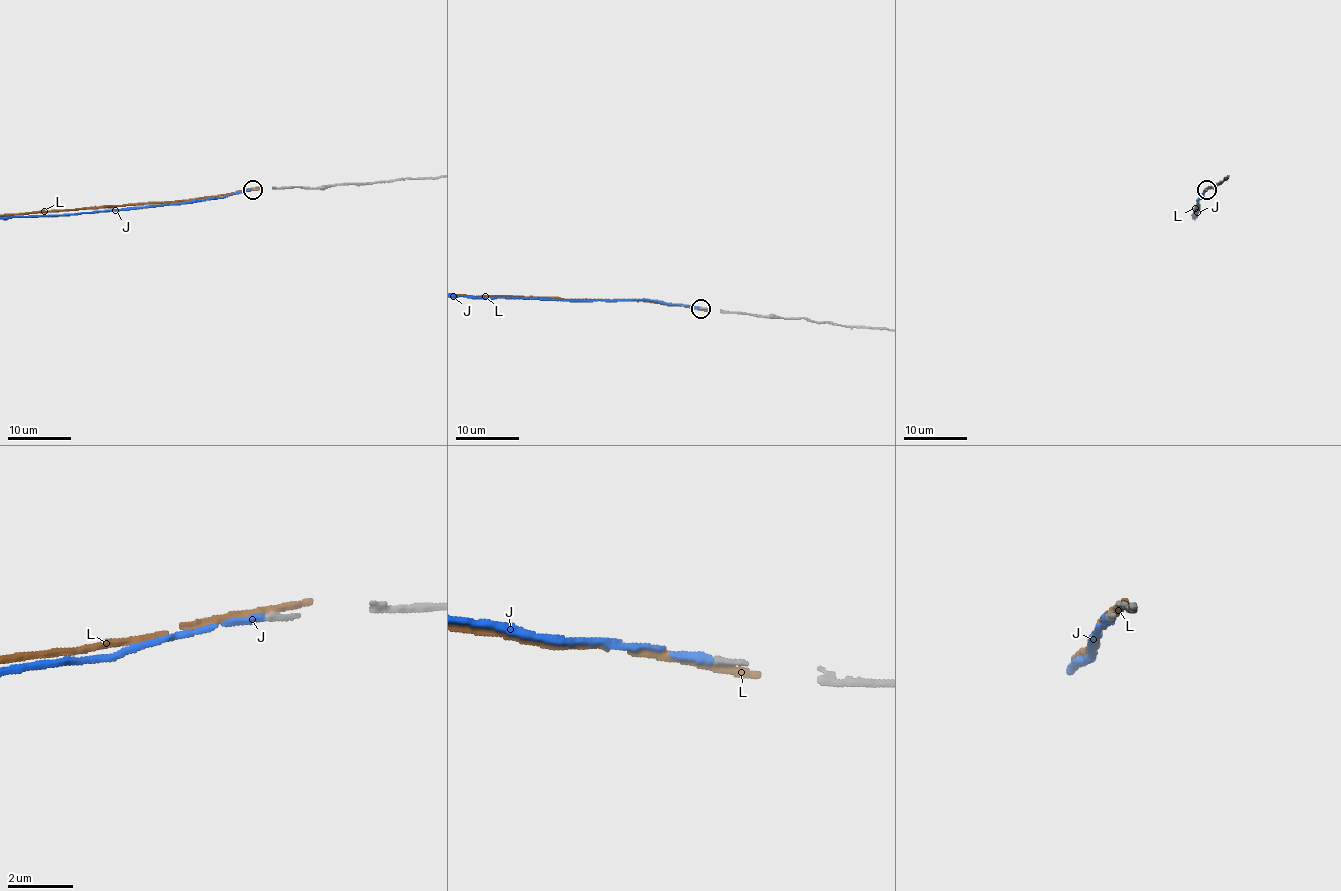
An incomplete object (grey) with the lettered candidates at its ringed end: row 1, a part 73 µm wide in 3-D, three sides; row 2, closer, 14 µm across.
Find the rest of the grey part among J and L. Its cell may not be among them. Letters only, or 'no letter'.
J

